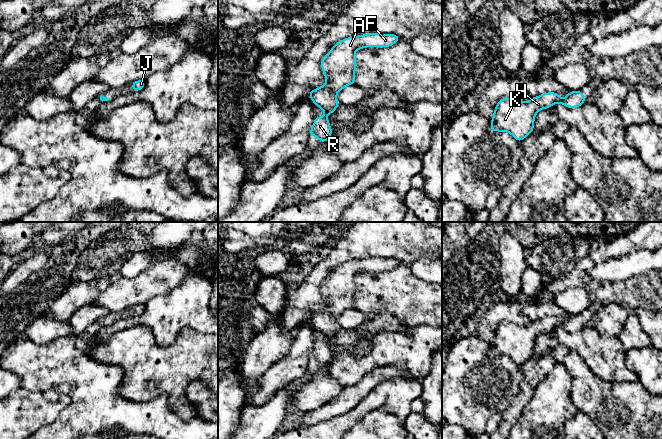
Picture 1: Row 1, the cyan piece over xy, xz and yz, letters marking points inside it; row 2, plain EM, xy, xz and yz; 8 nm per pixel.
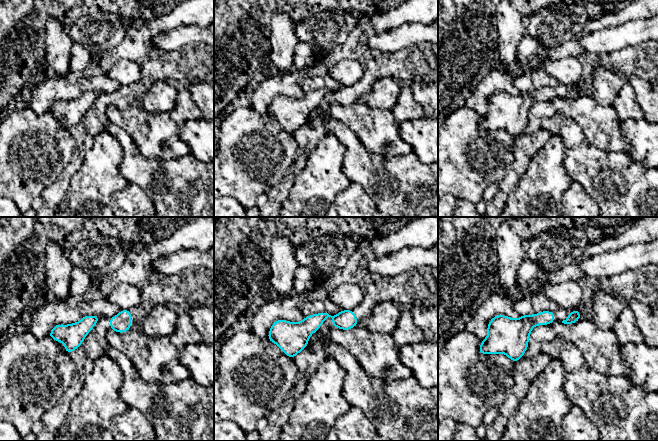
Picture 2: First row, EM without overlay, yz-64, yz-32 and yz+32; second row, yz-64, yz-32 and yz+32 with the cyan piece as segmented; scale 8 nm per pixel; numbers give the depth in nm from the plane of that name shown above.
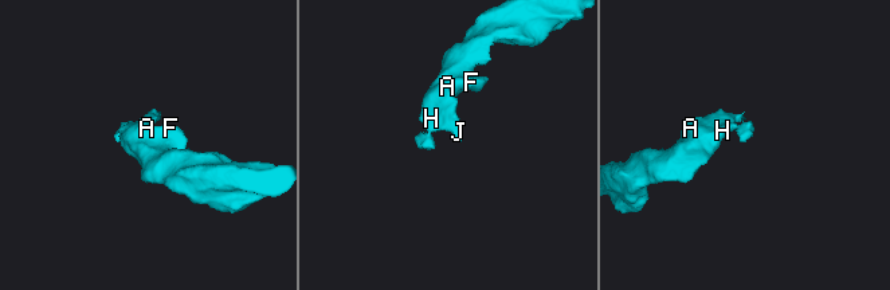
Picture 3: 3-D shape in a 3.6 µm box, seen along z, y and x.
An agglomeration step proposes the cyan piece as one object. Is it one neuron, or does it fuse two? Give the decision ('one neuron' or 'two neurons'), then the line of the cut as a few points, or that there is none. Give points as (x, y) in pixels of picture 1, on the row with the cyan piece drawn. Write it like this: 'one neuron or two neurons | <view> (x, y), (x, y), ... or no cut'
two neurons | yz (561, 99), (557, 102)

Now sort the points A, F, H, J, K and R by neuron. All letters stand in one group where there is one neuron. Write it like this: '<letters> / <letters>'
A F H J K / R

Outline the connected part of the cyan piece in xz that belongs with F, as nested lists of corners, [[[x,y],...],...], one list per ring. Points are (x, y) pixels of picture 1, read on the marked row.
[[[367,33],[335,43],[321,60],[326,83],[309,92],[314,105],[321,108],[326,116],[332,114],[339,107],[337,93],[348,85],[354,85],[357,67],[355,52],[366,47],[389,47],[400,39],[395,34]]]

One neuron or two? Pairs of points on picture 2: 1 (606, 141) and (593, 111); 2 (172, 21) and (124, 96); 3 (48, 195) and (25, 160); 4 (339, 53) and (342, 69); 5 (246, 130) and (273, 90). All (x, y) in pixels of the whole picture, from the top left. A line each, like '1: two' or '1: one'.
1: one
2: two
3: two
4: two
5: two

